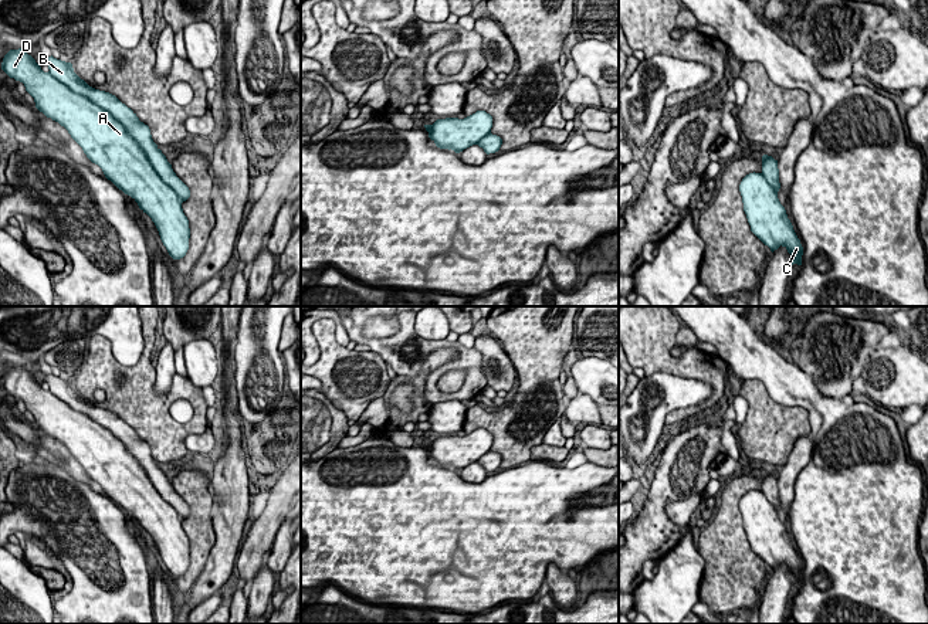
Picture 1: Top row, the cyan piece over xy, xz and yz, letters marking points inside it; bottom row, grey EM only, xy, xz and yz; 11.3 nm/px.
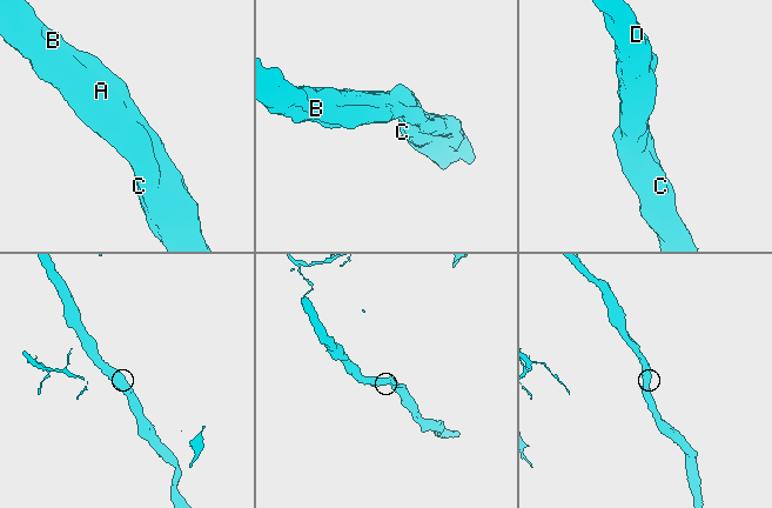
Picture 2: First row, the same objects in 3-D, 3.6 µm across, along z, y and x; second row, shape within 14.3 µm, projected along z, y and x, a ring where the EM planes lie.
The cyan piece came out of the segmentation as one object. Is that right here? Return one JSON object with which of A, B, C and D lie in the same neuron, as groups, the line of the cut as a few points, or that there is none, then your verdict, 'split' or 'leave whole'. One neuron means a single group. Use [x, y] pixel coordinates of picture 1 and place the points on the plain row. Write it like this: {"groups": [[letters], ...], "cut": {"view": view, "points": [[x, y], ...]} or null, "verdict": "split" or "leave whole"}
{"groups": [["A", "B", "C", "D"]], "cut": null, "verdict": "leave whole"}

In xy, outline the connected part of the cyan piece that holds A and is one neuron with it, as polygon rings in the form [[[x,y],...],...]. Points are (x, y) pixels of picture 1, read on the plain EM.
[[[18,366],[4,373],[1,387],[23,400],[34,416],[35,425],[64,444],[87,475],[102,486],[105,495],[131,513],[152,536],[169,573],[173,577],[183,576],[189,567],[190,546],[182,520],[190,515],[190,508],[153,459],[149,444],[115,413],[89,404],[74,390],[71,380],[51,373],[44,381],[48,383],[48,390],[41,387],[27,367]]]

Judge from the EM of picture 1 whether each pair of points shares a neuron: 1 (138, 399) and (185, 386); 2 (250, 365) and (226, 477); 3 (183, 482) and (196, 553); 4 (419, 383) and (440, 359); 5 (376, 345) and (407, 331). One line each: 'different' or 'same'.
1: same
2: different
3: same
4: same
5: same

